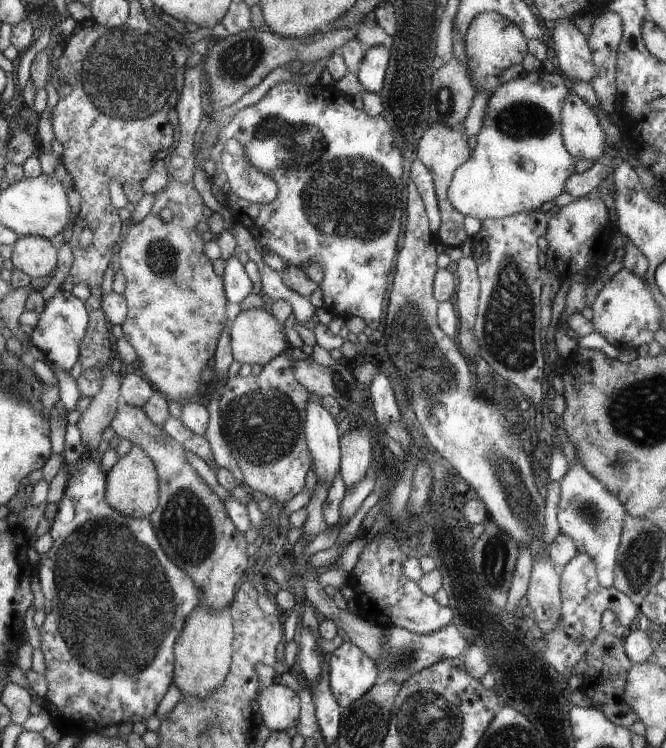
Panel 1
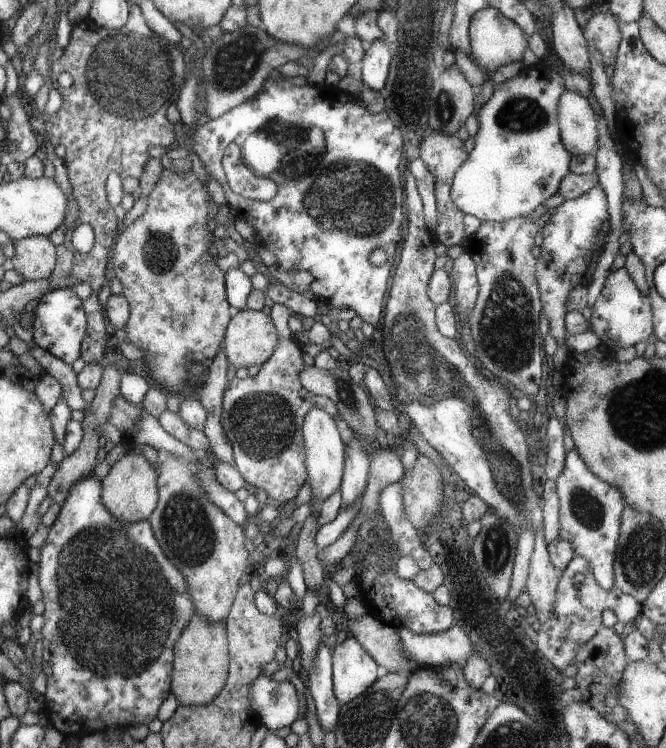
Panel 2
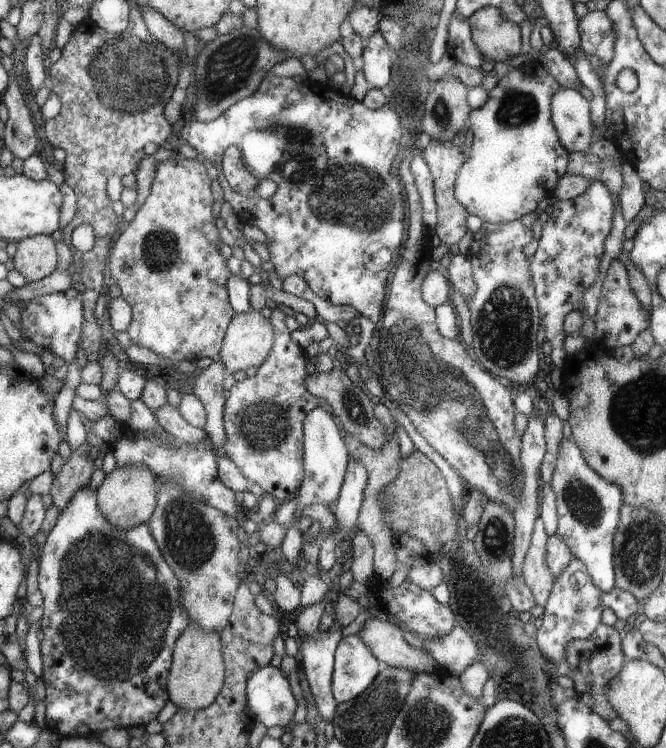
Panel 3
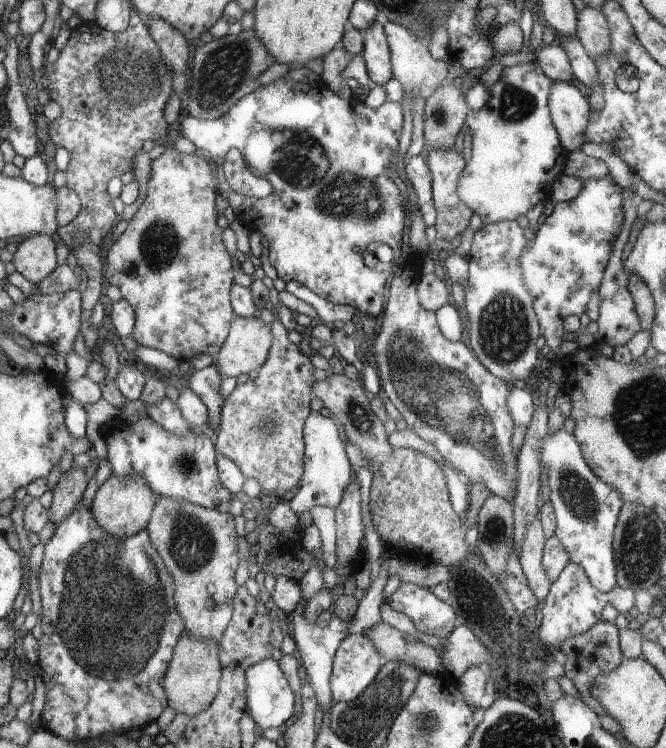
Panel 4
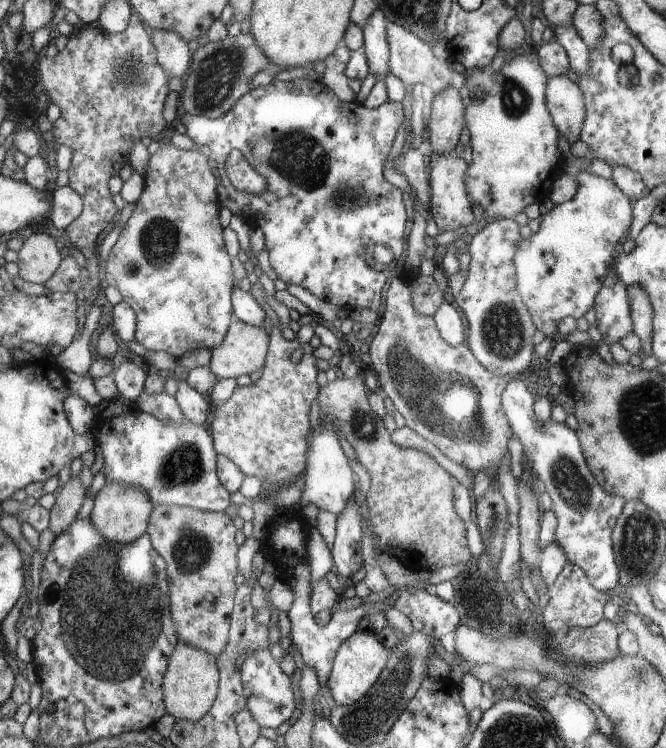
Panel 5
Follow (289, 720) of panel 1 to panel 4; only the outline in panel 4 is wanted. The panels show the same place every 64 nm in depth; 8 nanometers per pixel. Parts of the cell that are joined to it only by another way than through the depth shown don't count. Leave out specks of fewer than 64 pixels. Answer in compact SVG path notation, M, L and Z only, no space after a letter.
M262 660L246 670L247 710L259 728L281 726L293 714L293 694L277 662Z

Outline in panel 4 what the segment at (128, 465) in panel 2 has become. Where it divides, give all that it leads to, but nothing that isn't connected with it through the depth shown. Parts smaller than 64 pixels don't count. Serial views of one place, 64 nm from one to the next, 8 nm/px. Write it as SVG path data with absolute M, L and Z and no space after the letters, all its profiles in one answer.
M109 475L98 486L93 495L91 510L100 527L116 537L128 537L134 535L139 529L145 529L146 524L153 514L157 495L153 492L146 480L141 475Z

